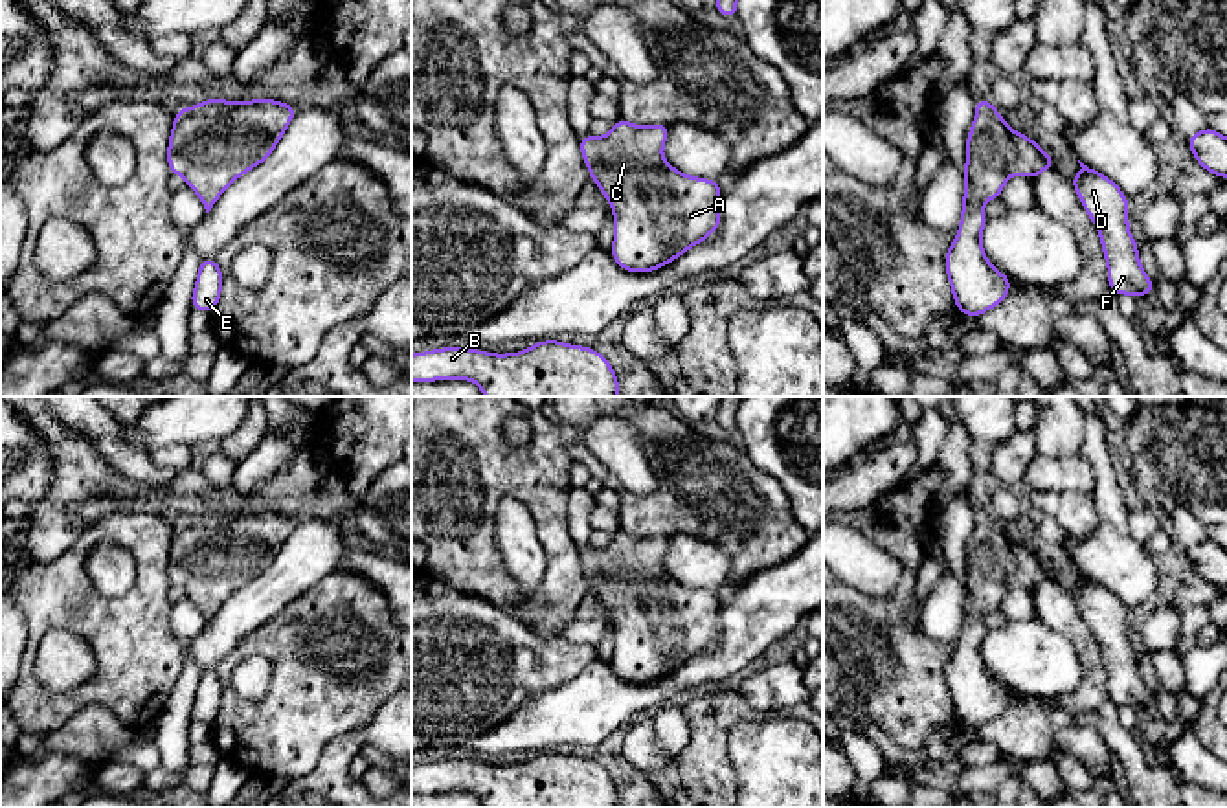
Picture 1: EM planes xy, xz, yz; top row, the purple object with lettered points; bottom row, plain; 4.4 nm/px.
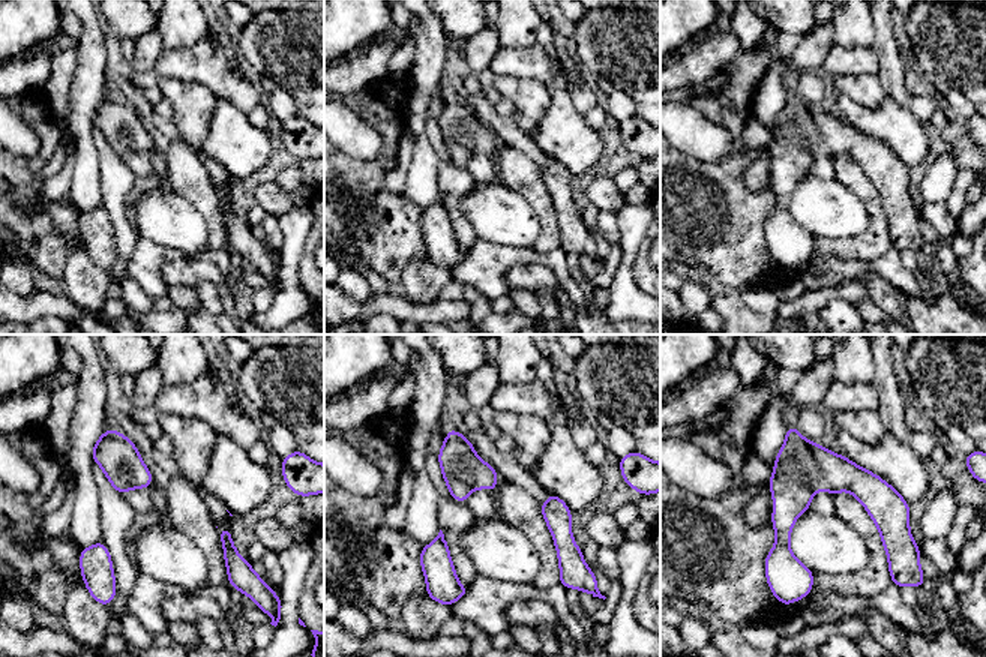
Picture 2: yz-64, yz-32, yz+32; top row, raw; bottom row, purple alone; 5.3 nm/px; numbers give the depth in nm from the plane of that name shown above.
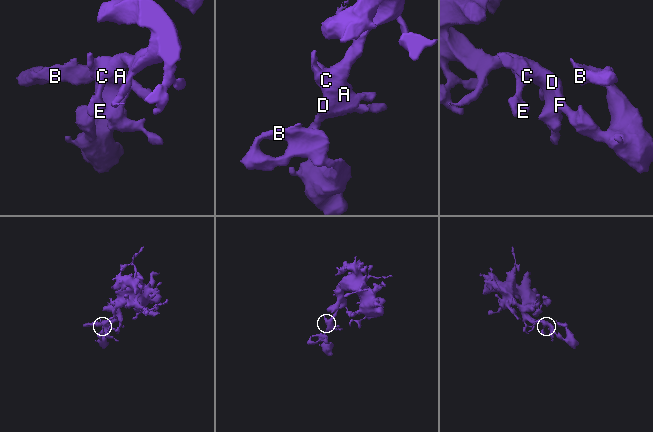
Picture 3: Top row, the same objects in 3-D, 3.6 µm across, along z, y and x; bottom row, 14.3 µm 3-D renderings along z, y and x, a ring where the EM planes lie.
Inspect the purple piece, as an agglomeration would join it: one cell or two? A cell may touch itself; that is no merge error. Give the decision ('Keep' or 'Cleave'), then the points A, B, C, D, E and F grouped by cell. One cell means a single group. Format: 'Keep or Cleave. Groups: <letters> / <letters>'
Keep. Groups: A B C D E F

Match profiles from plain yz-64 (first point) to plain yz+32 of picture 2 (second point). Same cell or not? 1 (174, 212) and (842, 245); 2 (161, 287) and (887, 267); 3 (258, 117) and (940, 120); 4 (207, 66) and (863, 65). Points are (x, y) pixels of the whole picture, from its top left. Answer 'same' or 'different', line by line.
1: different
2: same
3: same
4: same

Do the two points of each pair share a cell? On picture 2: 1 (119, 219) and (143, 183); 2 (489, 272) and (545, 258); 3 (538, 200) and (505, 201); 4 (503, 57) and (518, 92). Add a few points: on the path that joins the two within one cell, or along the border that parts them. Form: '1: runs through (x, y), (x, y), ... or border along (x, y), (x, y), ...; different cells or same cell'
1: border along (134, 177), (125, 218), (135, 230); different cells
2: runs through (503, 258), (532, 257); same cell
3: border along (500, 179), (530, 206), (539, 222), (539, 233); different cells
4: border along (496, 74), (535, 78), (547, 86); different cells

